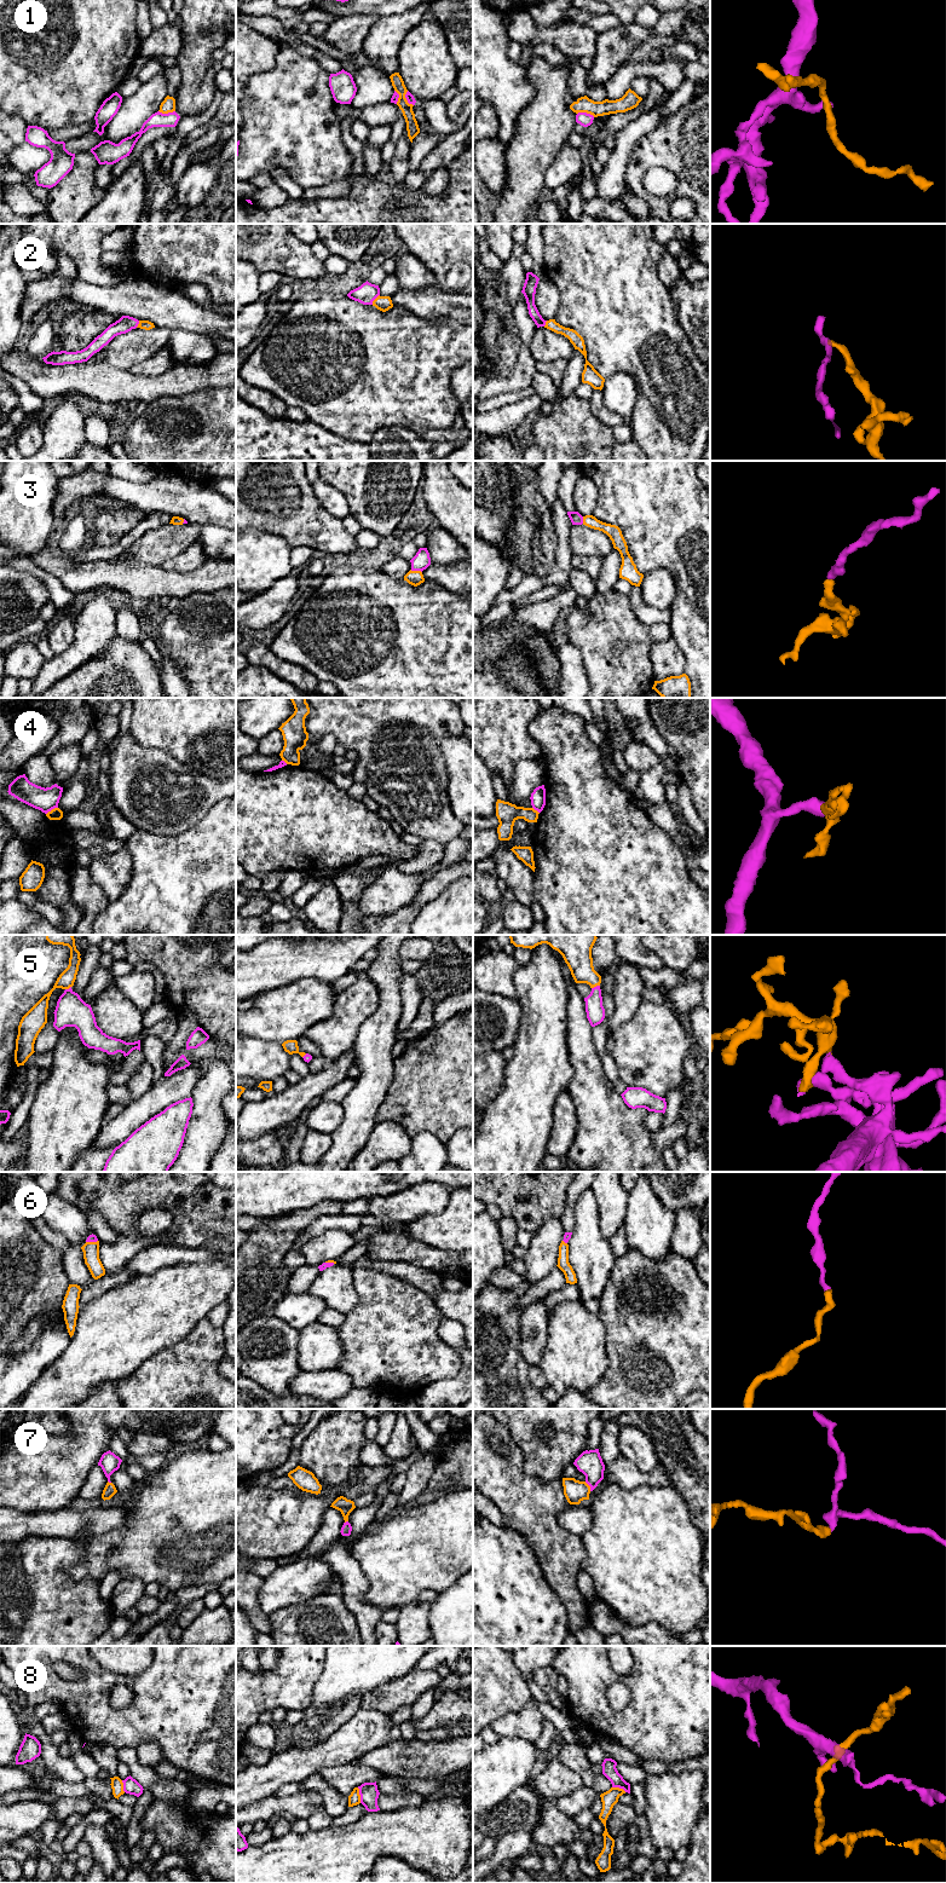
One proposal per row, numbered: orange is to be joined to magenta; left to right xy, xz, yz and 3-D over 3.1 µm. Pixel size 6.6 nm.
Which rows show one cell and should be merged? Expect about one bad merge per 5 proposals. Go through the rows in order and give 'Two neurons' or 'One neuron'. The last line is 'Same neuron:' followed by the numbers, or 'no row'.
1: Two neurons
2: Two neurons
3: One neuron
4: Two neurons
5: One neuron
6: One neuron
7: One neuron
8: Two neurons
Same neuron: 3, 5, 6, 7

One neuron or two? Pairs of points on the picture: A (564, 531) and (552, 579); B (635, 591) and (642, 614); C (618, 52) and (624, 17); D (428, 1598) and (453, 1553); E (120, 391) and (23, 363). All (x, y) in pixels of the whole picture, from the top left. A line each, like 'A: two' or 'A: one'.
A: one
B: one
C: two
D: two
E: one

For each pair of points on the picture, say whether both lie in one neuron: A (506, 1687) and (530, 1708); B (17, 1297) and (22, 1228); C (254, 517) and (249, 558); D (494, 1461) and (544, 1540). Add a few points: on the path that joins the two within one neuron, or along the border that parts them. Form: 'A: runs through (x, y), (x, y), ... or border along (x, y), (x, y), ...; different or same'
A: border along (532, 1698), (520, 1710), (507, 1713), (500, 1717); different
B: runs through (17, 1280), (17, 1245); same
C: border along (248, 529), (267, 531), (281, 537); different
D: runs through (502, 1480), (532, 1511), (537, 1520); same

